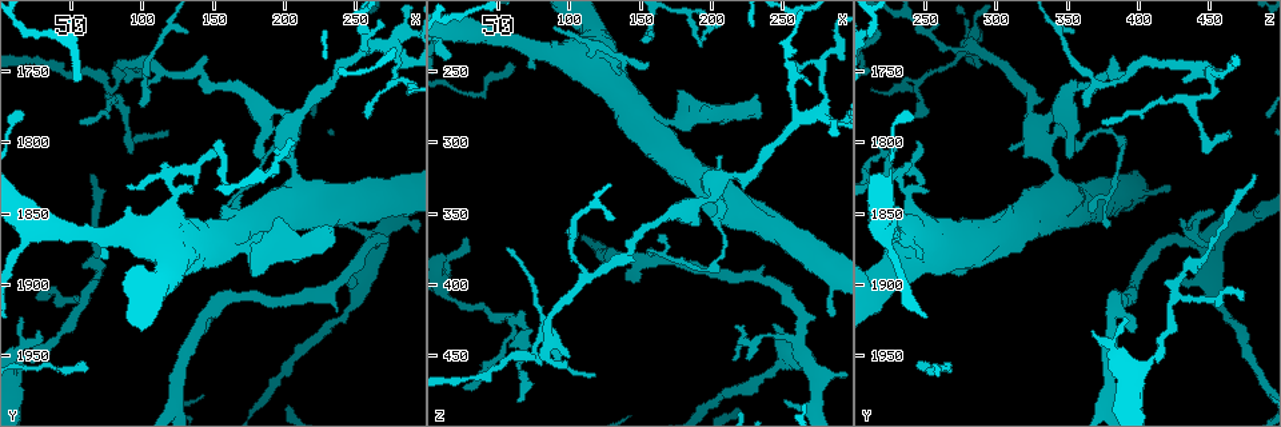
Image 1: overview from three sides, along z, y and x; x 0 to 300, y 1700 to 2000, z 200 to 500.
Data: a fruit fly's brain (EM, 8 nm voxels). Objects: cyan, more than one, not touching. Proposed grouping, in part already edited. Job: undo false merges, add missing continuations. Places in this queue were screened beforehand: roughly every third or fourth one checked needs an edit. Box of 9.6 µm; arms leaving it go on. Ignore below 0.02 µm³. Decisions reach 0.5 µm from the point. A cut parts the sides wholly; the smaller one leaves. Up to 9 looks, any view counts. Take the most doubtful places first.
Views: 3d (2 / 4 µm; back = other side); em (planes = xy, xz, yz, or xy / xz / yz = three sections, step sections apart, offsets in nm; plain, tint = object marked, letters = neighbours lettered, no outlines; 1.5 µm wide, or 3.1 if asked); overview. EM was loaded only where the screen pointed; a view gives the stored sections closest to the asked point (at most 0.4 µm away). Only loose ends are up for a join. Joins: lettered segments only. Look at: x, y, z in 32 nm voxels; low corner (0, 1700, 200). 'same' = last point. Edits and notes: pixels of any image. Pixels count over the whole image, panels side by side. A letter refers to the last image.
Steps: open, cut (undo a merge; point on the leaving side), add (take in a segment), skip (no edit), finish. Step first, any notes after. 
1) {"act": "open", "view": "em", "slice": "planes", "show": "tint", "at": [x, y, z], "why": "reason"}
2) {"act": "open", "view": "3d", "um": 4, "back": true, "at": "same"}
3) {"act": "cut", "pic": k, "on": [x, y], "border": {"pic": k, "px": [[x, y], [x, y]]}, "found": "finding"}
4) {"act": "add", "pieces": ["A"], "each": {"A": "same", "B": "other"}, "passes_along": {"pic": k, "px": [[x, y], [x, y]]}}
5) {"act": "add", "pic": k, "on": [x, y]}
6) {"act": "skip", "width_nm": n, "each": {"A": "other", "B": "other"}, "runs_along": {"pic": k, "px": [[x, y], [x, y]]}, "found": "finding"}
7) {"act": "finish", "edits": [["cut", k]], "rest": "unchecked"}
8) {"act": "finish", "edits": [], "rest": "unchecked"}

{"act": "open", "view": "em", "slice": "planes", "show": "letters", "at": [192, 1824, 232], "why": "branch stops here"}

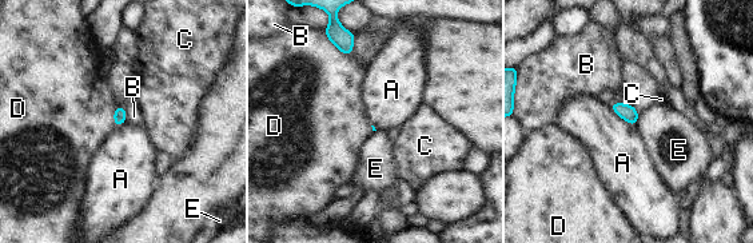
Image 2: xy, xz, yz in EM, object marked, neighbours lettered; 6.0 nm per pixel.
{"act": "skip", "each": {"A": "other", "B": "other", "C": "other", "D": "other", "E": "other"}, "found": "none of them fits"}

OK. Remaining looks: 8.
{"act": "open", "view": "3d", "um": 2, "at": [132, 1722, 356], "why": "an open end"}

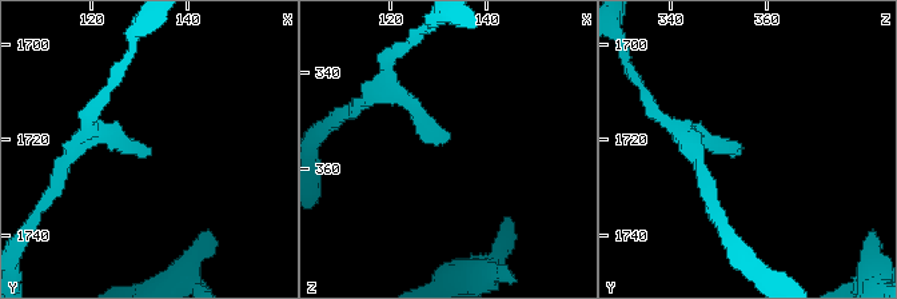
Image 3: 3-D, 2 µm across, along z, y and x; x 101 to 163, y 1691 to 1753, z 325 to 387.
{"act": "open", "view": "em", "slice": "yz", "step": 4, "show": "letters", "at": [131, 1723, 354], "why": "need the tissue"}

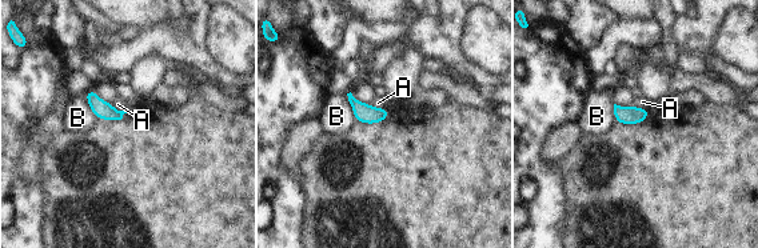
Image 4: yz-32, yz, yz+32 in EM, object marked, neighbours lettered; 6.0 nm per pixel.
{"act": "open", "view": "em", "slice": "planes", "show": "letters", "at": "same", "why": "cut it another way"}

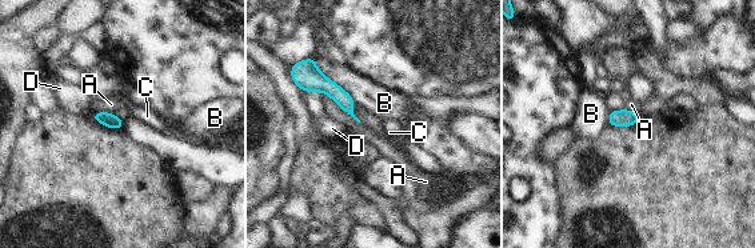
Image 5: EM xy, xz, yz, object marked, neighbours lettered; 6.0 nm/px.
{"act": "skip", "longest_contact_nm": ["B", 360], "each": {"A": "other", "B": "other", "C": "other", "D": "other"}, "found": "none of them fits"}

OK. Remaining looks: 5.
{"act": "open", "view": "em", "slice": "planes", "show": "plain", "at": [66, 1822, 482], "why": "an open end"}

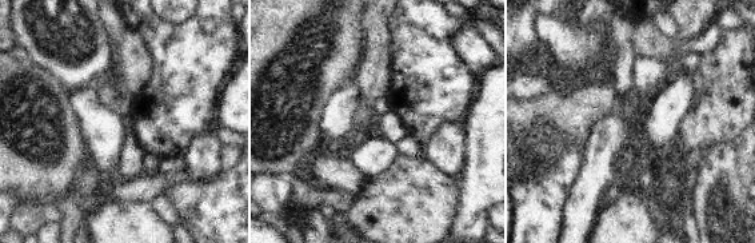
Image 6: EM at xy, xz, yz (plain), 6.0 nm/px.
{"act": "open", "view": "em", "slice": "planes", "show": "letters", "at": "same"}

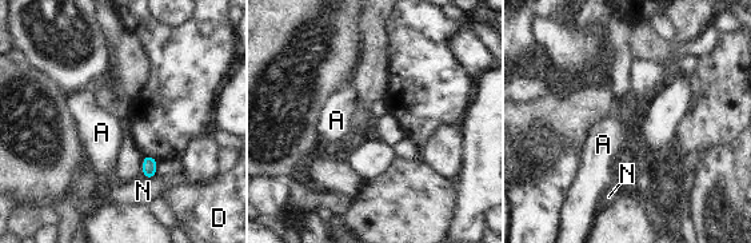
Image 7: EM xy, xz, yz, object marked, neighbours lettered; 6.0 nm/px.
{"act": "skip", "each": {"A": "other", "D": "other", "N": "other"}, "found": "no lettered segment goes on from it"}

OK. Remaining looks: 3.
{"act": "open", "view": "3d", "um": 2, "at": [98, 1752, 460], "why": "branch stops here"}

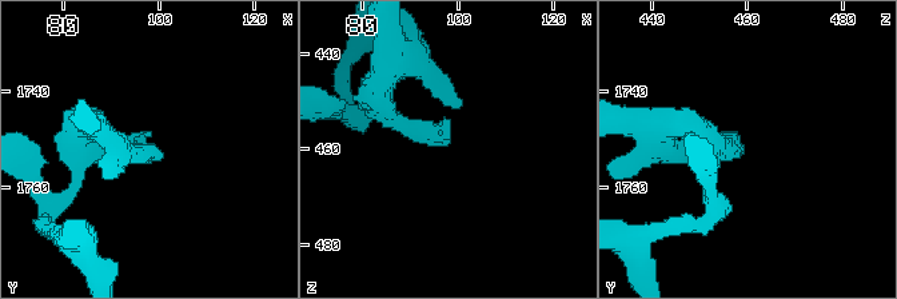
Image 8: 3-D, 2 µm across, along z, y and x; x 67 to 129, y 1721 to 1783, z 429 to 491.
{"act": "open", "view": "em", "slice": "xy", "step": 4, "show": "tint", "at": [99, 1752, 459]}

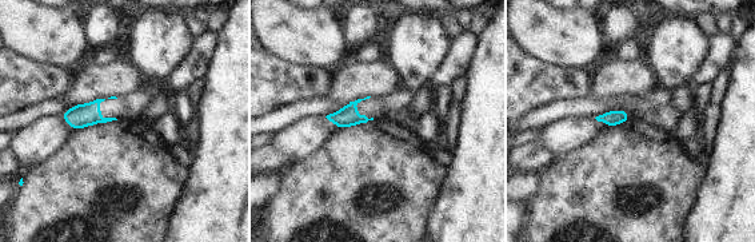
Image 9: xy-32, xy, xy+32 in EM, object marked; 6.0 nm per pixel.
{"act": "open", "view": "em", "slice": "planes", "show": "letters", "at": "same", "why": "cut it another way"}

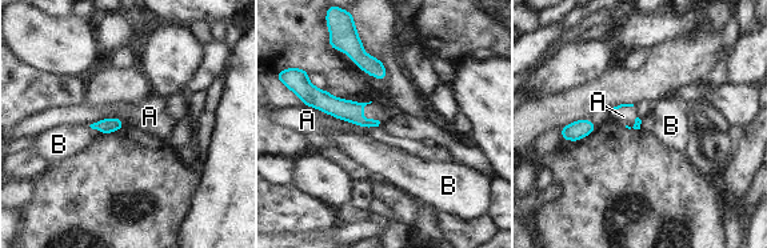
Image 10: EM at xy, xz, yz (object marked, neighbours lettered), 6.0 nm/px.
{"act": "skip", "each": {"A": "other", "B": "other"}, "found": "none of them fits"}

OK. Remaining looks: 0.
{"act": "finish", "edits": [], "rest": "unchecked"}

